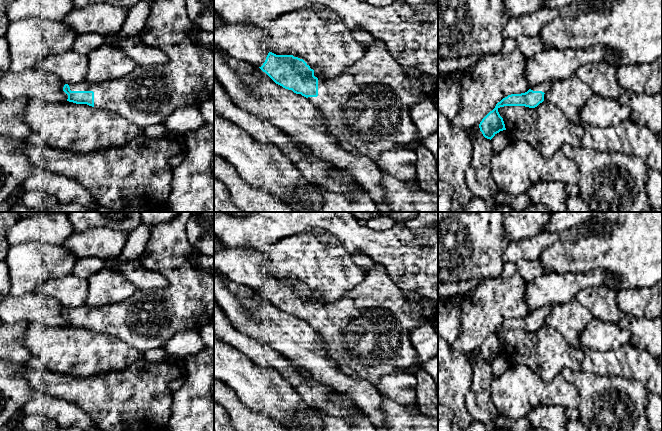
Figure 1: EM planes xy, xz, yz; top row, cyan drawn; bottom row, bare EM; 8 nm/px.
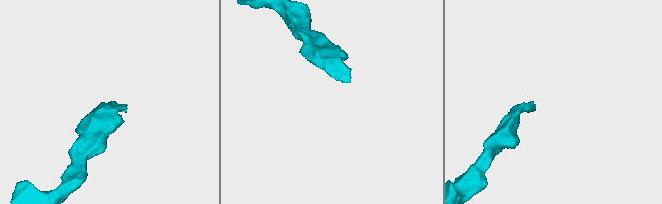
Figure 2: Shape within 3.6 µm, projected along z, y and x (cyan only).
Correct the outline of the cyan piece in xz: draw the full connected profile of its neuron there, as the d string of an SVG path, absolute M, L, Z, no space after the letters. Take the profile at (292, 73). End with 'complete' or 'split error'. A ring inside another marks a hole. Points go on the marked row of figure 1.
M382 41L367 47L364 56L336 78L317 78L314 70L293 55L269 52L259 67L276 84L306 97L324 116L328 132L346 151L370 158L374 162L383 151L403 149L420 140L411 120L410 107L438 97L436 77L424 74L408 76Z; split error

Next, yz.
M553 81L539 83L530 87L525 93L511 94L503 98L480 122L479 128L483 136L491 140L497 133L506 130L503 118L498 112L500 107L525 106L535 108L544 101L544 94L550 89Z; split error

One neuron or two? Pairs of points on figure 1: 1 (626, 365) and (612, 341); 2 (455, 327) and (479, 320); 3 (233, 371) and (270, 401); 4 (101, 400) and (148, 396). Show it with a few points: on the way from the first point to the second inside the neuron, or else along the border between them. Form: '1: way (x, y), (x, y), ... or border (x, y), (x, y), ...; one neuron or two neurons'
1: border (629, 343), (606, 351), (593, 350); two neurons
2: border (457, 302), (461, 331), (458, 338), (451, 345); two neurons
3: way (242, 377), (261, 392); one neuron
4: way (113, 400), (131, 400), (136, 398); one neuron

